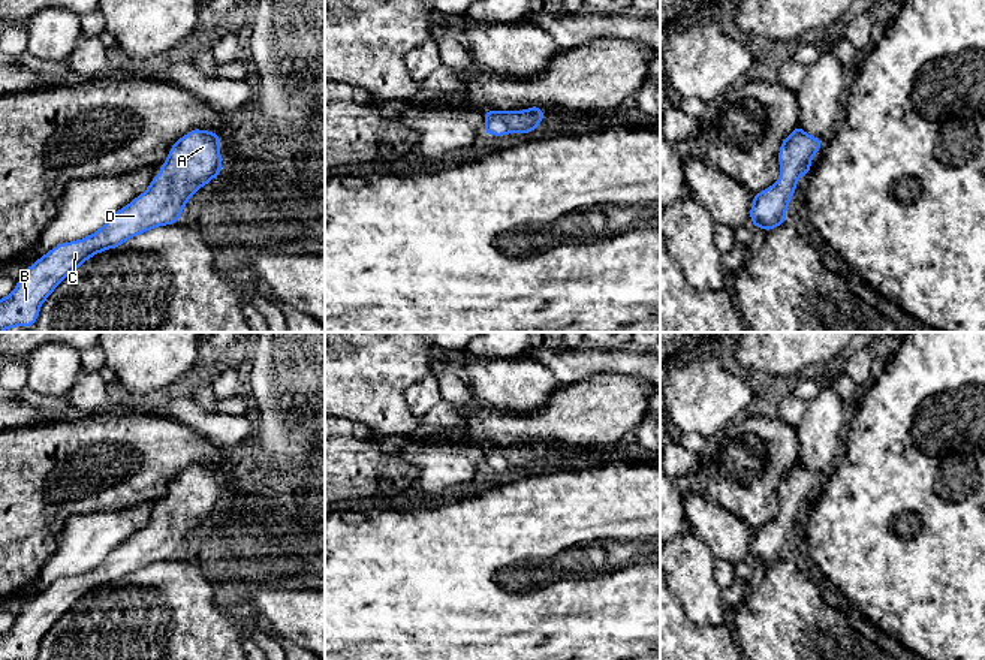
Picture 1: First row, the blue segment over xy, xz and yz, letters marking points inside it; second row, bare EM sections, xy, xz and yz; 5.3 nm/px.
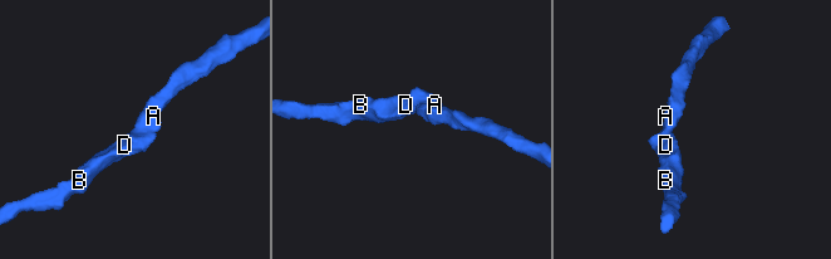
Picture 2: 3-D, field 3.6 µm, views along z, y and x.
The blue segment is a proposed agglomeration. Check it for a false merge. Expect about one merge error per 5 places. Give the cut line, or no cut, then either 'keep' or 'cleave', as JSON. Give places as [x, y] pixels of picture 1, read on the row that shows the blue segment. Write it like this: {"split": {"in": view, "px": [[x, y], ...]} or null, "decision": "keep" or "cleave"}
{"split": null, "decision": "keep"}

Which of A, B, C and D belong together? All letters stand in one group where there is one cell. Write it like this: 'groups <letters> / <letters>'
groups A B C D

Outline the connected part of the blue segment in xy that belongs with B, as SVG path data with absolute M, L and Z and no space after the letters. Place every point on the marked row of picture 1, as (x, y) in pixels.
M193 129L180 138L169 150L160 174L154 175L150 187L129 205L118 210L93 235L55 245L49 253L37 259L24 271L12 293L0 299L0 332L13 326L33 326L43 301L52 293L60 281L81 266L88 257L121 245L126 239L144 233L157 226L178 223L186 202L195 192L222 174L220 135L210 130Z

